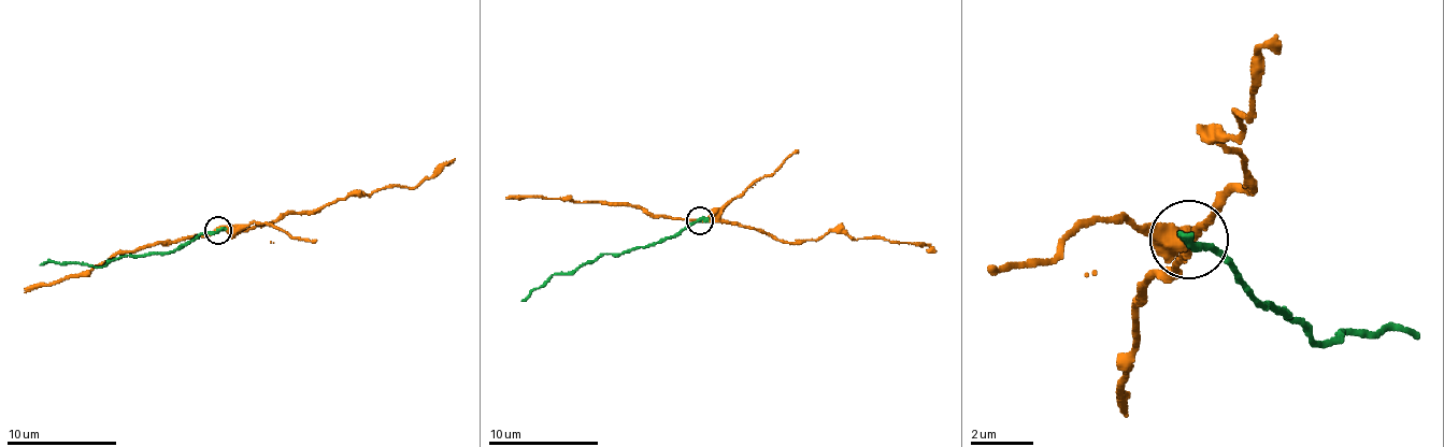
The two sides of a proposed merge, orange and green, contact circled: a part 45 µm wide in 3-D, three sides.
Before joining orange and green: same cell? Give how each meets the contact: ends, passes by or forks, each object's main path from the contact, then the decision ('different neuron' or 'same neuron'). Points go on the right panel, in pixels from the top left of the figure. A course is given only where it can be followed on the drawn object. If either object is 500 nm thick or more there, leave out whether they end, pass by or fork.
orange passes by | green ends | orange via (1190, 238), (1254, 182), (1246, 158), (1223, 142), (1239, 111), (1246, 118), (1254, 56), (1277, 32) | green via (1190, 238), (1262, 300), (1317, 340), (1341, 332), (1419, 340) | different neuron

